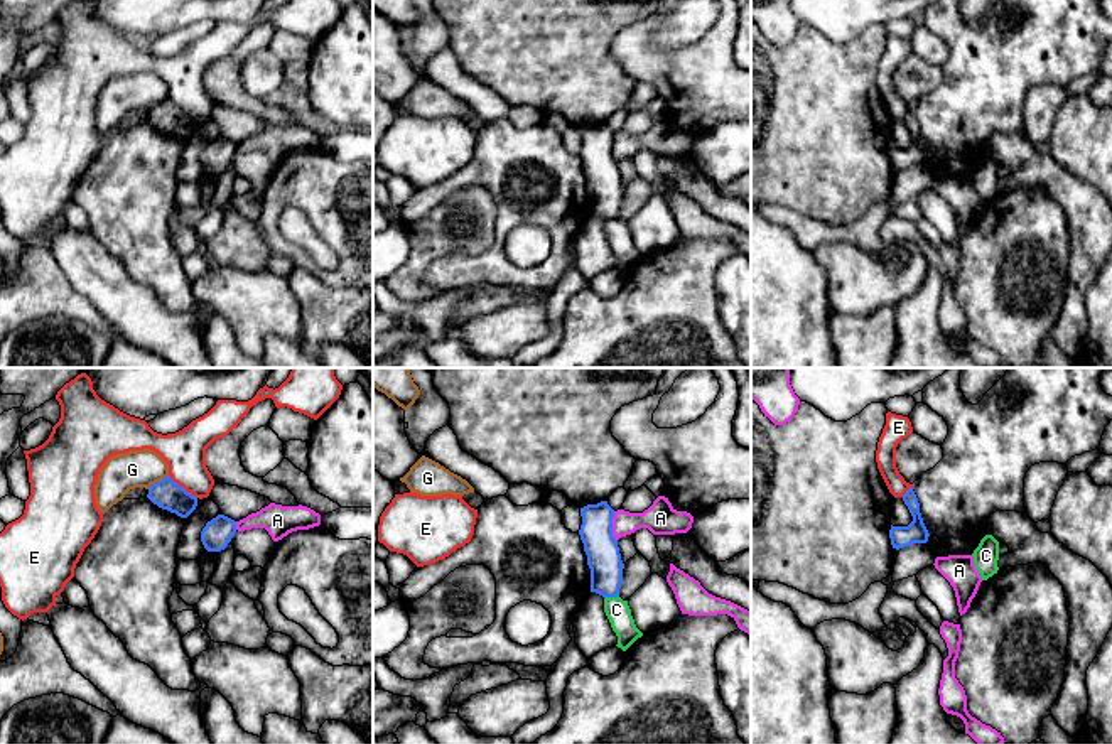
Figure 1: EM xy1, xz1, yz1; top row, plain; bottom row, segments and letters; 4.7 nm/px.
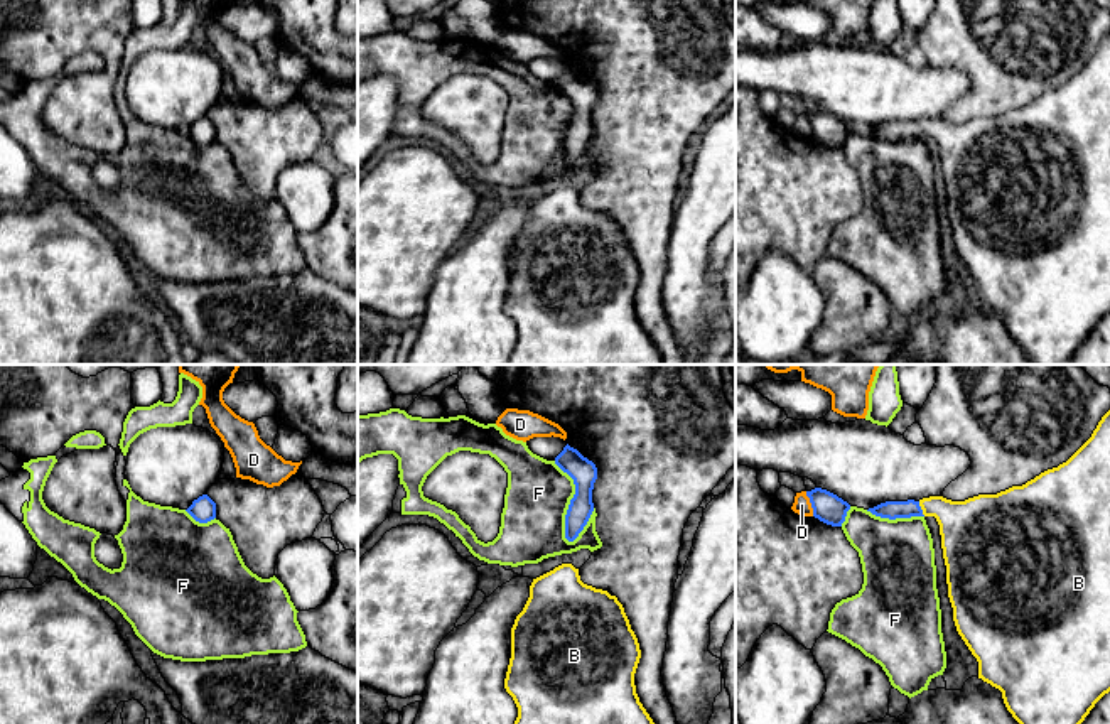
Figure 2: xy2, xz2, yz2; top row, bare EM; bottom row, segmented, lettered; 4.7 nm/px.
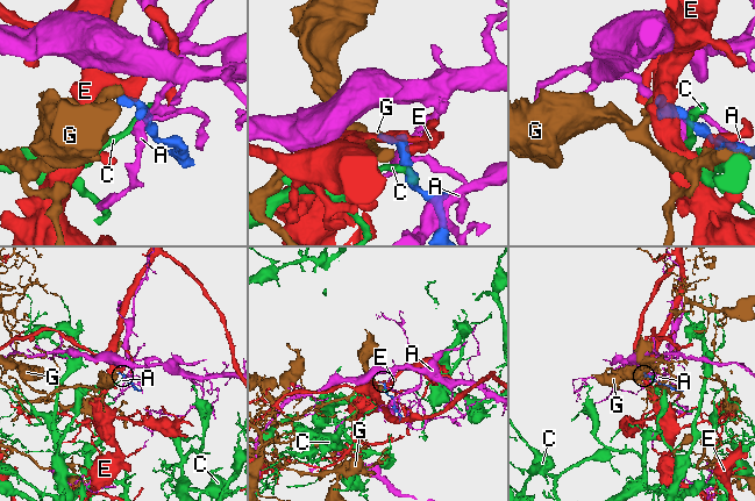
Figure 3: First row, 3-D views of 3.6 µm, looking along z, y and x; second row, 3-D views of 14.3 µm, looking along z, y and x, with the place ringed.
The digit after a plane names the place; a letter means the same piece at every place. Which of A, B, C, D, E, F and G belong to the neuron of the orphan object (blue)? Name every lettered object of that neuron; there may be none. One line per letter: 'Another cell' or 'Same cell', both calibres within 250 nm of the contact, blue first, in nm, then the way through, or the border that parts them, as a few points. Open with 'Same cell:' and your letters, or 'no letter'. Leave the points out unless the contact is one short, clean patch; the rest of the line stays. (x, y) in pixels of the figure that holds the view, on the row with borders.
Same cell: B
A: Another cell. Thickness 160 nm (blue) against 160 nm. Boundary: xz1 (613, 512), (613, 537), (616, 540)
B: Same cell. Thickness 90 nm (blue) against 260 nm. Path across: yz2 (891, 510), (920, 508), (942, 508), (967, 529)
C: Another cell. Thickness 160 nm (blue) against 120 nm. Boundary: xz1 (618, 594), (604, 599)
D: Another cell. Thickness 140 nm (blue) against 90 nm
E: Another cell. Thickness 140 nm (blue) against 200 nm. Boundary: xy1 (169, 474), (196, 498)
F: Another cell. Thickness 130 nm (blue) against 300 nm
G: Another cell. Thickness 140 nm (blue) against 180 nm. Boundary: xy1 (167, 474), (147, 488)

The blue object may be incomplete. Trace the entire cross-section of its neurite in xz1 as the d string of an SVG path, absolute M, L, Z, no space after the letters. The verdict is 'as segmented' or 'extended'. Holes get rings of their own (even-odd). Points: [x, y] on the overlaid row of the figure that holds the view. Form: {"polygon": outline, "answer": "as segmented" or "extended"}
{"polygon": "M607 501L580 508L579 530L591 569L591 592L618 597L623 584L623 560L618 540L613 536L614 509Z", "answer": "as segmented"}

